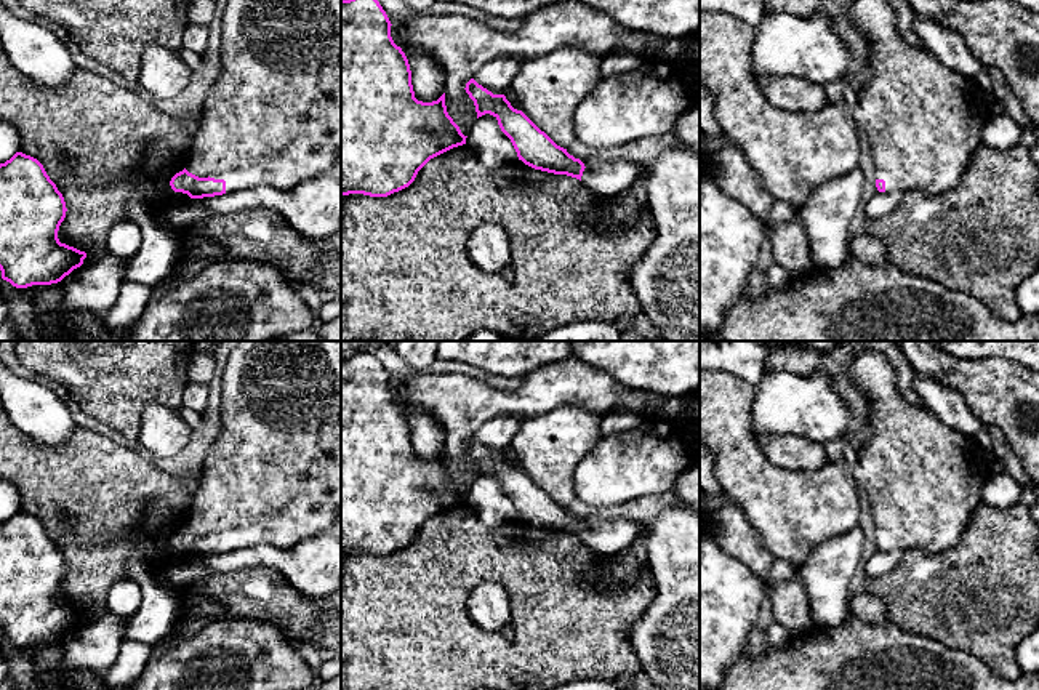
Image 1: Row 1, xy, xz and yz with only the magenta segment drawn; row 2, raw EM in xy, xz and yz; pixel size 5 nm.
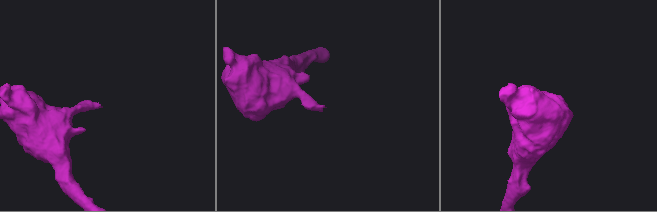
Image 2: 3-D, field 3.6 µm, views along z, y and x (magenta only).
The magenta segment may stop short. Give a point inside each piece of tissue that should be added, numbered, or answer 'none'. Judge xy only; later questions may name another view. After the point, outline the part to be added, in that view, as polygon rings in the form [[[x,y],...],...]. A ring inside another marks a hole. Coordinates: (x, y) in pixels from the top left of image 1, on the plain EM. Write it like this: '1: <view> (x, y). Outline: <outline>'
1: xy (272, 476). Outline: [[[239,341],[221,387],[221,429],[208,448],[186,528],[226,540],[226,551],[271,544],[290,549],[341,519],[341,341]]]

